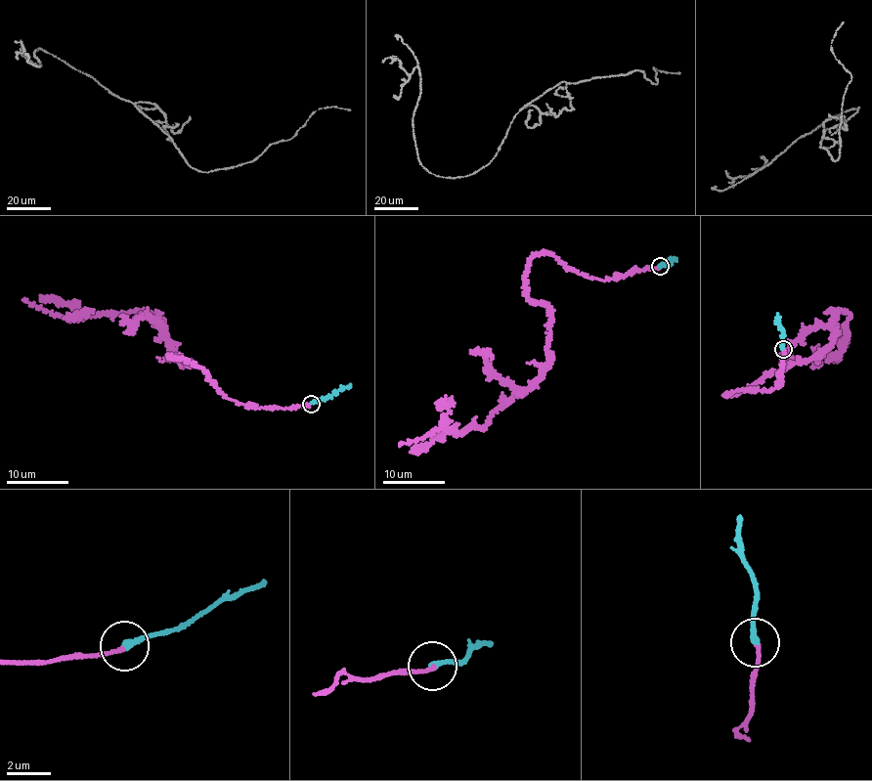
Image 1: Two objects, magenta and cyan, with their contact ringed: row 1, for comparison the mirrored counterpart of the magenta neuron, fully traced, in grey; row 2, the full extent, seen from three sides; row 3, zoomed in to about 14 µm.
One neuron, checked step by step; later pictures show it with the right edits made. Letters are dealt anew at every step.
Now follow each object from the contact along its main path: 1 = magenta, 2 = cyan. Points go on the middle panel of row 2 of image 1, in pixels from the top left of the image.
1: (660, 266), (604, 280), (539, 253), (525, 282), (549, 313), (537, 378), (484, 427), (398, 444)
2: (660, 266), (676, 259)

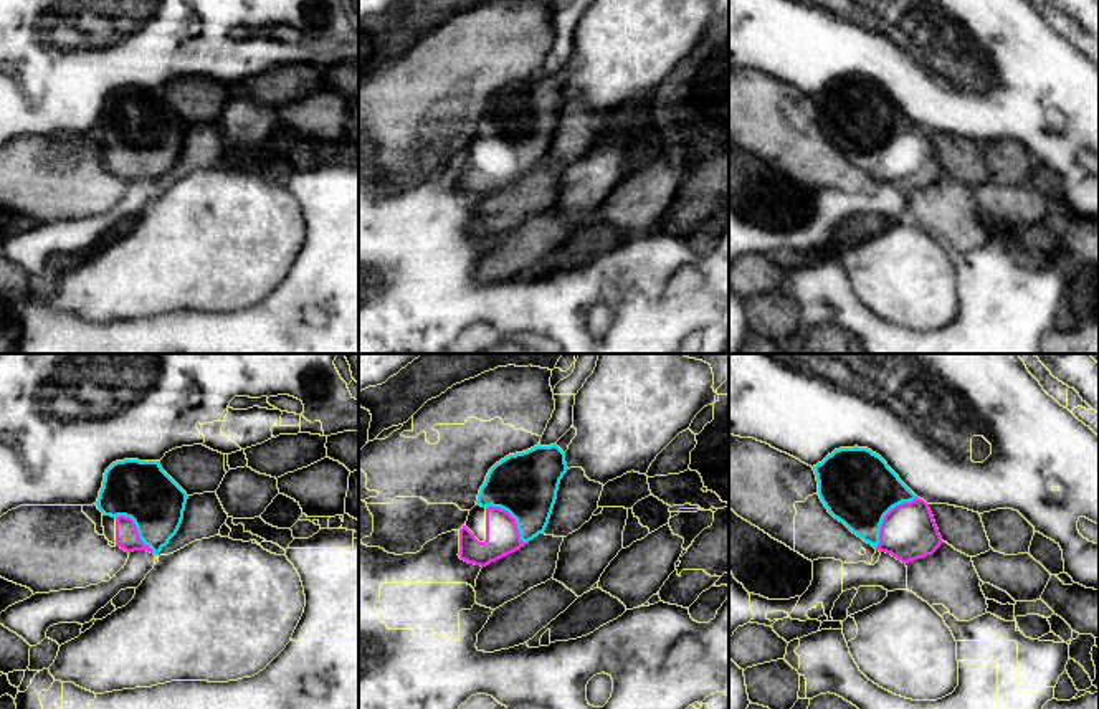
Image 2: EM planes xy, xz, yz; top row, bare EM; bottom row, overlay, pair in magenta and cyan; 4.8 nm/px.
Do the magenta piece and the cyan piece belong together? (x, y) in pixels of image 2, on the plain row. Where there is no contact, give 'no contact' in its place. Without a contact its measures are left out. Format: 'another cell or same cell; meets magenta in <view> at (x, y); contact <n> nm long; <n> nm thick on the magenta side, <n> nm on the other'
same cell; meets magenta in yz at (884, 146); contact 320 nm long; 280 nm thick on the magenta side, 360 nm on the other

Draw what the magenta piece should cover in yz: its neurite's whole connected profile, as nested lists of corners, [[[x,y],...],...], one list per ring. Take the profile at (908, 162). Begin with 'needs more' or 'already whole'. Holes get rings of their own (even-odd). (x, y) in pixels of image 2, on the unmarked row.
needs more; [[[835,79],[813,101],[828,142],[876,180],[909,193],[940,177],[929,134],[871,79]]]

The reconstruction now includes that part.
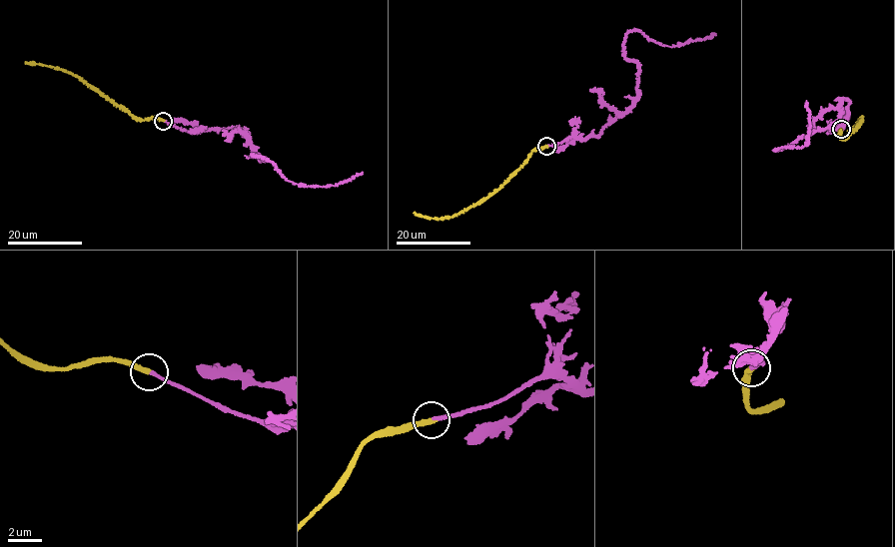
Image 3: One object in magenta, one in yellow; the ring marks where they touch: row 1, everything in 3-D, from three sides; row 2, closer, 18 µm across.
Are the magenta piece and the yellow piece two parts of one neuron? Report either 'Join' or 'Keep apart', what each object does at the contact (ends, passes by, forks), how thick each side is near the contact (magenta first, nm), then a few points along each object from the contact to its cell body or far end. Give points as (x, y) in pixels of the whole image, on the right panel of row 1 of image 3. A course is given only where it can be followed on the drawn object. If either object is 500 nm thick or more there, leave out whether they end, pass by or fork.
Join. At the ring magenta ends. At the ring yellow ends. Thickness 200 nm (magenta) against 320 nm. Course of magenta: (841, 130), (850, 104), (843, 99), (840, 118), (775, 150), (808, 143), (806, 101). Course of yellow: (841, 130), (838, 132), (843, 139), (862, 117), (845, 137)

